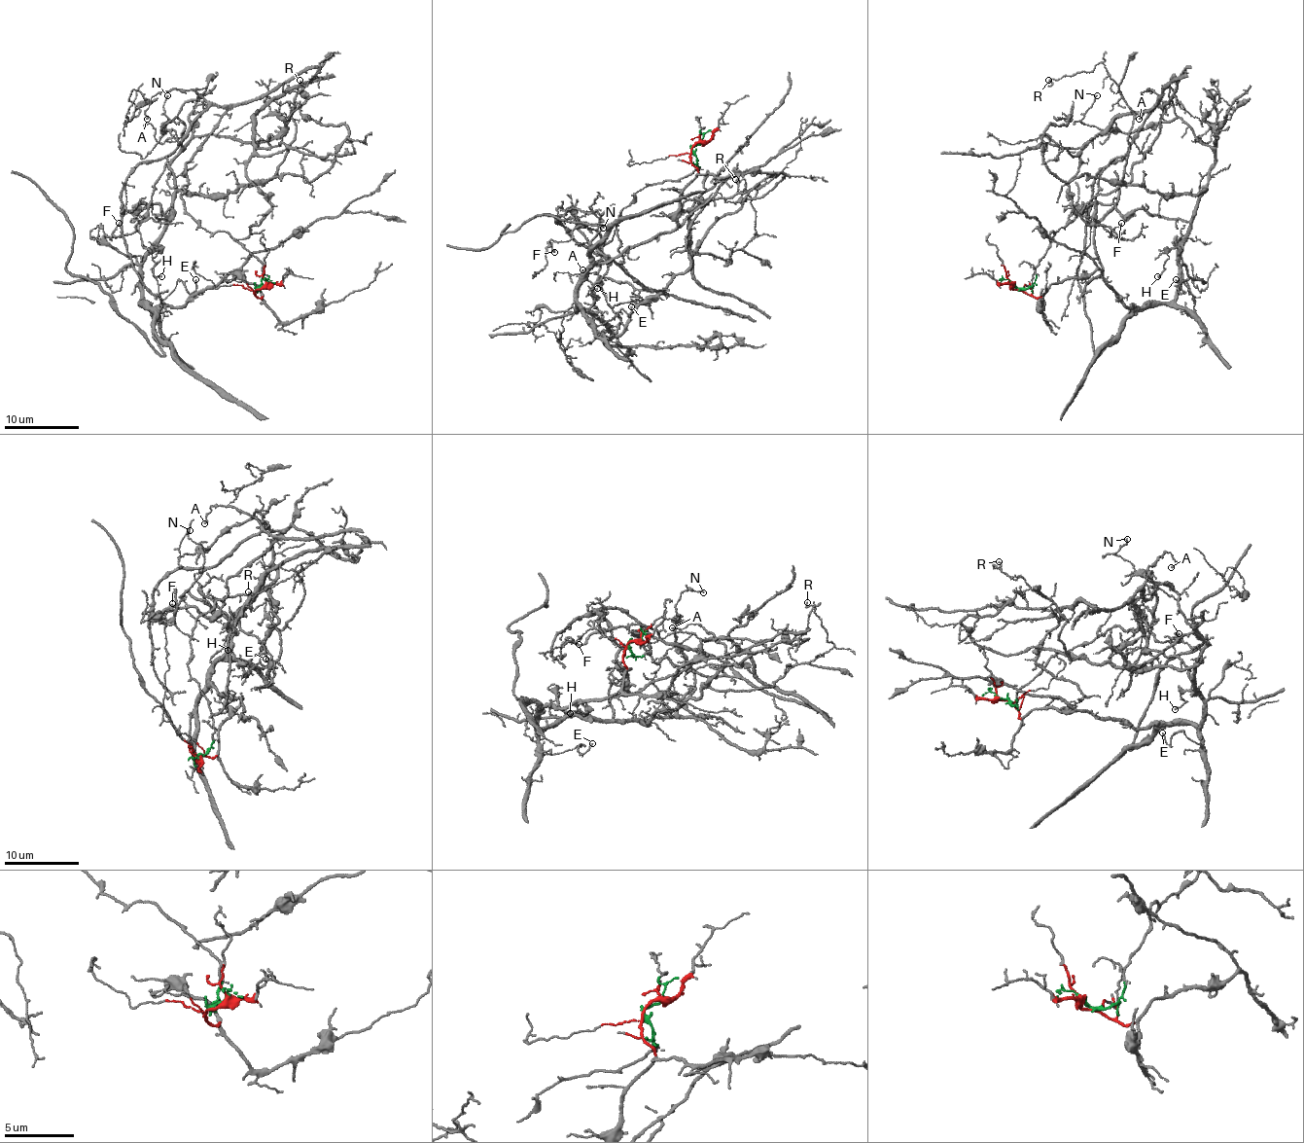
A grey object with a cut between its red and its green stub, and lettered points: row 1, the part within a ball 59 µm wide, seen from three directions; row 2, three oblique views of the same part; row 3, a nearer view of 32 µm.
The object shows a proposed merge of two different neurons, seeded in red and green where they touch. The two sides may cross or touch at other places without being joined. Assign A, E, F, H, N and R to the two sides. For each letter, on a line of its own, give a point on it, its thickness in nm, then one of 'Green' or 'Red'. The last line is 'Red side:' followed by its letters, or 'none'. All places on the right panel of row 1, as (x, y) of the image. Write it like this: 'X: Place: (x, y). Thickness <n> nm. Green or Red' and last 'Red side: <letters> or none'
A: Place: (1139, 119). Thickness 130 nm. Green
E: Place: (1176, 279). Thickness 100 nm. Red
F: Place: (1121, 223). Thickness 120 nm. Green
H: Place: (1157, 276). Thickness 110 nm. Red
N: Place: (1097, 95). Thickness 100 nm. Red
R: Place: (1048, 80). Thickness 120 nm. Red
Red side: E, H, N, R

